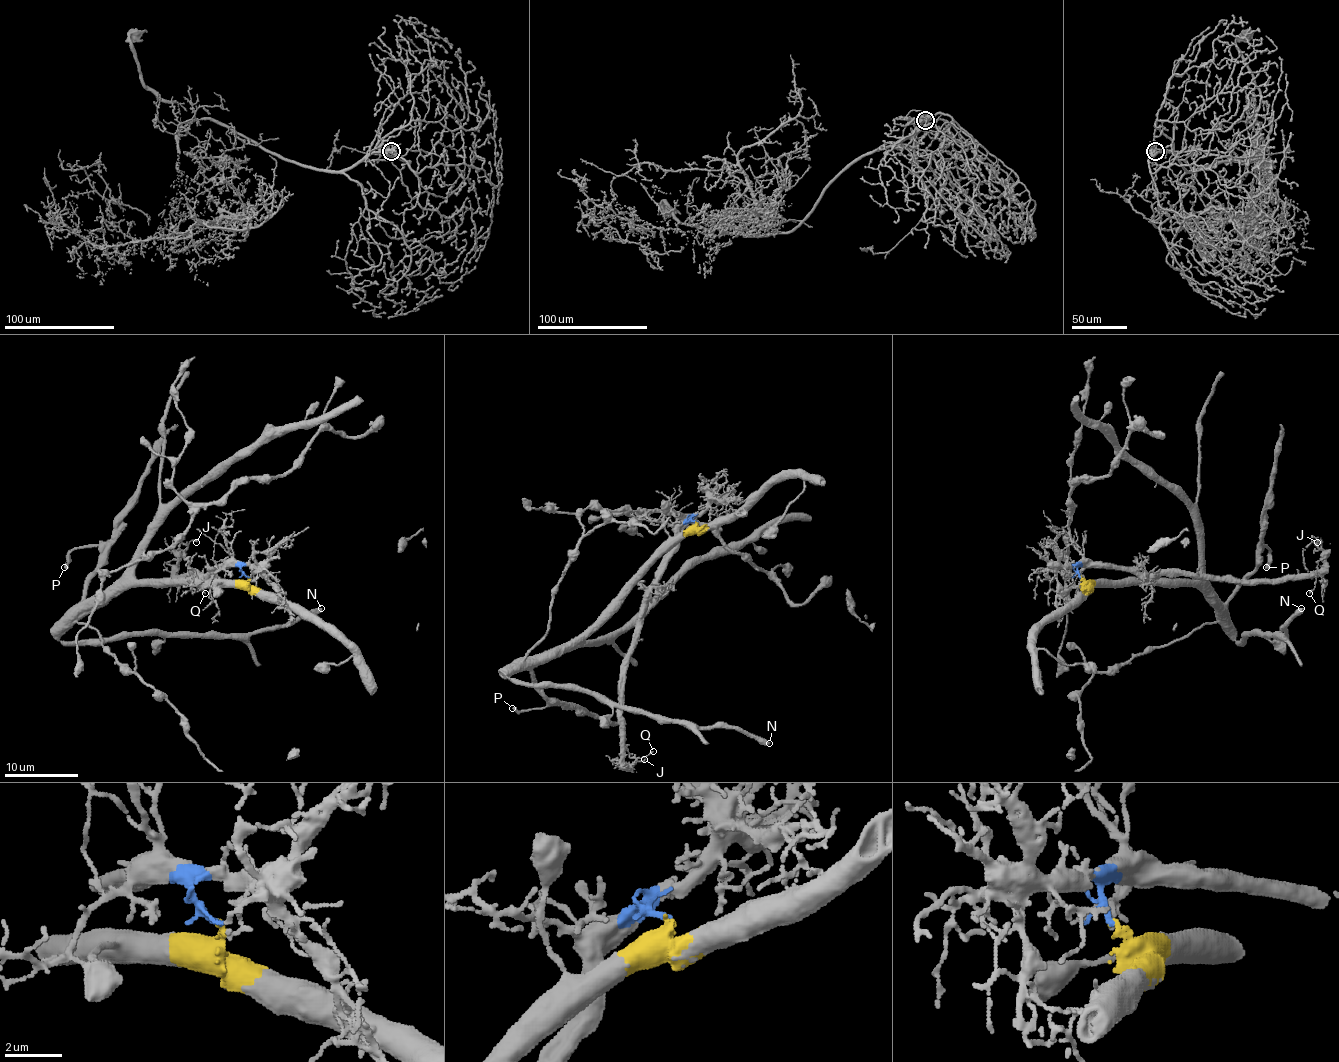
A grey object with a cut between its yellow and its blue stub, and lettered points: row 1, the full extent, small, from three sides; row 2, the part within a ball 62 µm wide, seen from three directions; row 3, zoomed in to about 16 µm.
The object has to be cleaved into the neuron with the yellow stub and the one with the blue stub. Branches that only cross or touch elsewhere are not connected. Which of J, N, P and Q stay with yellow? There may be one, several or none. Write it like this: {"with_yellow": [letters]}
{"with_yellow": ["N", "P"]}

